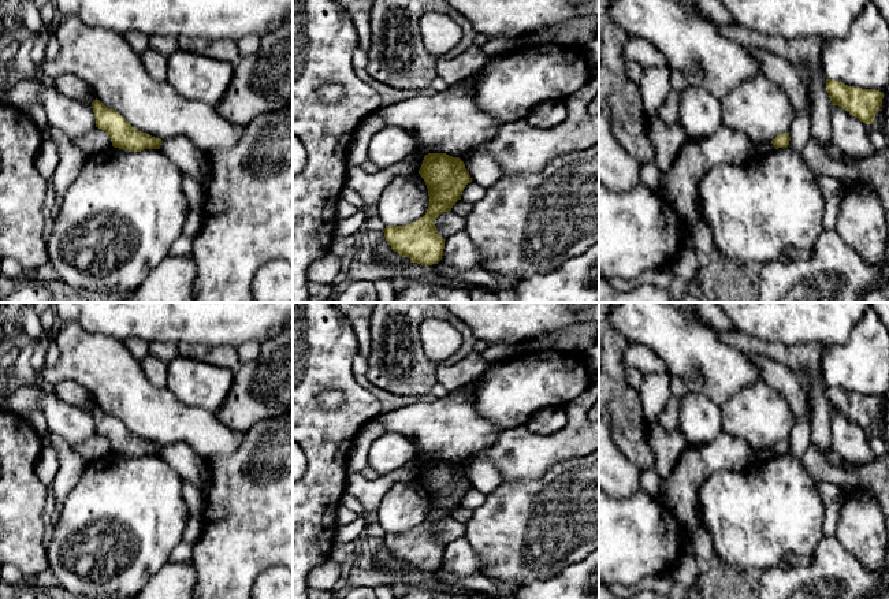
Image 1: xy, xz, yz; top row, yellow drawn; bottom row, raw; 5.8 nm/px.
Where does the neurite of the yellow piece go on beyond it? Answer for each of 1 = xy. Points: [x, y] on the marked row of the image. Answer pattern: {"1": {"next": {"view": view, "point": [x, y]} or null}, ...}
{"1": {"next": null}}

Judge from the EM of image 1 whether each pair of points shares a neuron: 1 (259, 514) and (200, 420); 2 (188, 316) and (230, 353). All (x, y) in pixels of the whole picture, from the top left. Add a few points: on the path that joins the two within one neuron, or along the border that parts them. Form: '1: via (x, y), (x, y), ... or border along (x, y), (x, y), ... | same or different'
1: border along (244, 432), (241, 443), (234, 450), (207, 461) | different
2: border along (190, 342), (233, 345), (235, 348) | different

